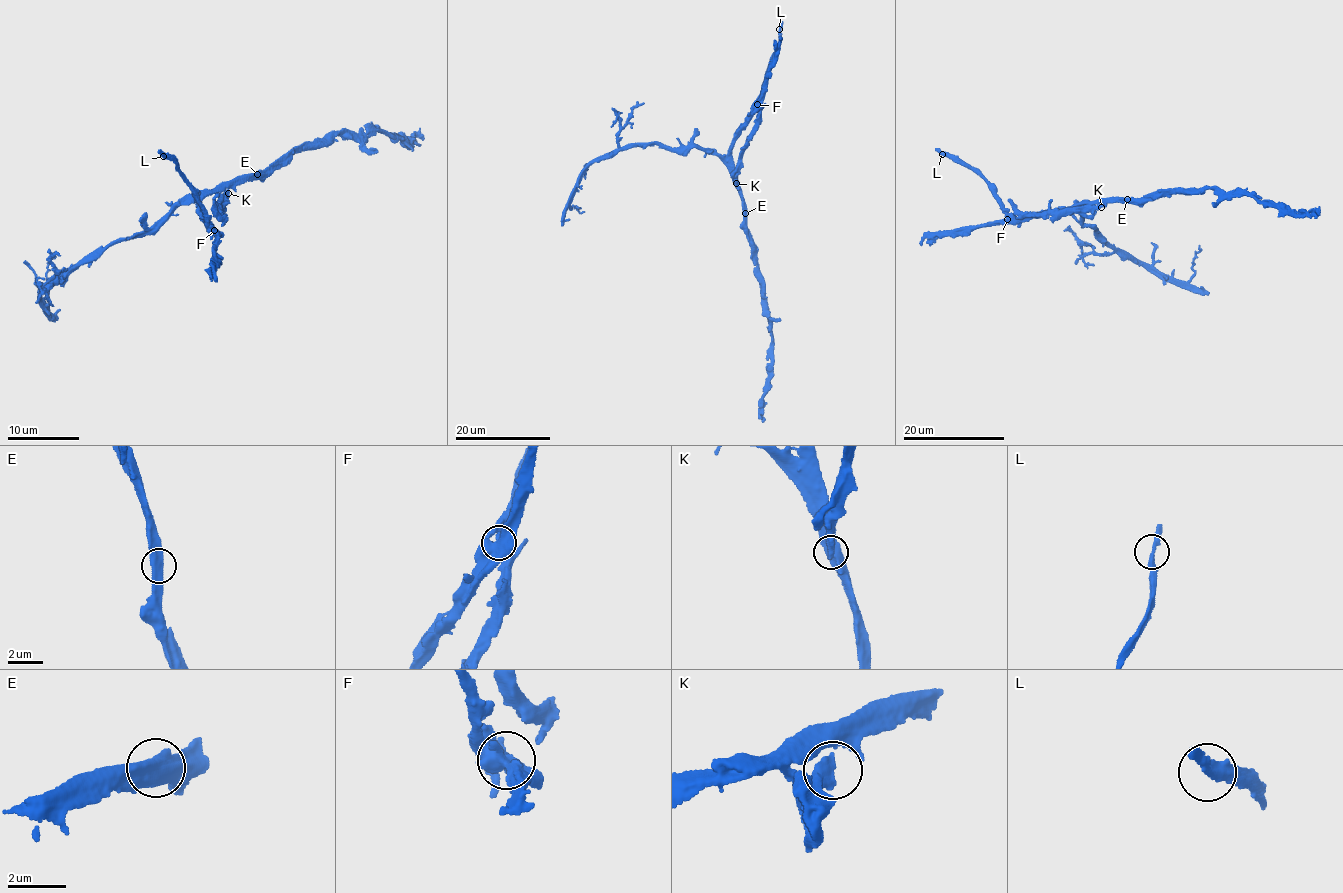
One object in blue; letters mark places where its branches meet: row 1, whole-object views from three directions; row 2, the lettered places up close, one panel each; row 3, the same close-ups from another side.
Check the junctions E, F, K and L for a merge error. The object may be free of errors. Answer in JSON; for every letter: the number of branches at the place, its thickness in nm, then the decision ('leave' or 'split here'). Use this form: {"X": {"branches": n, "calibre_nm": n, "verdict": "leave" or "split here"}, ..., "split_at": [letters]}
{"E": {"branches": 2, "calibre_nm": 550, "verdict": "leave"}, "F": {"branches": 2, "calibre_nm": 600, "verdict": "leave"}, "K": {"branches": 2, "calibre_nm": 340, "verdict": "leave"}, "L": {"branches": 2, "calibre_nm": 320, "verdict": "leave"}, "split_at": []}

